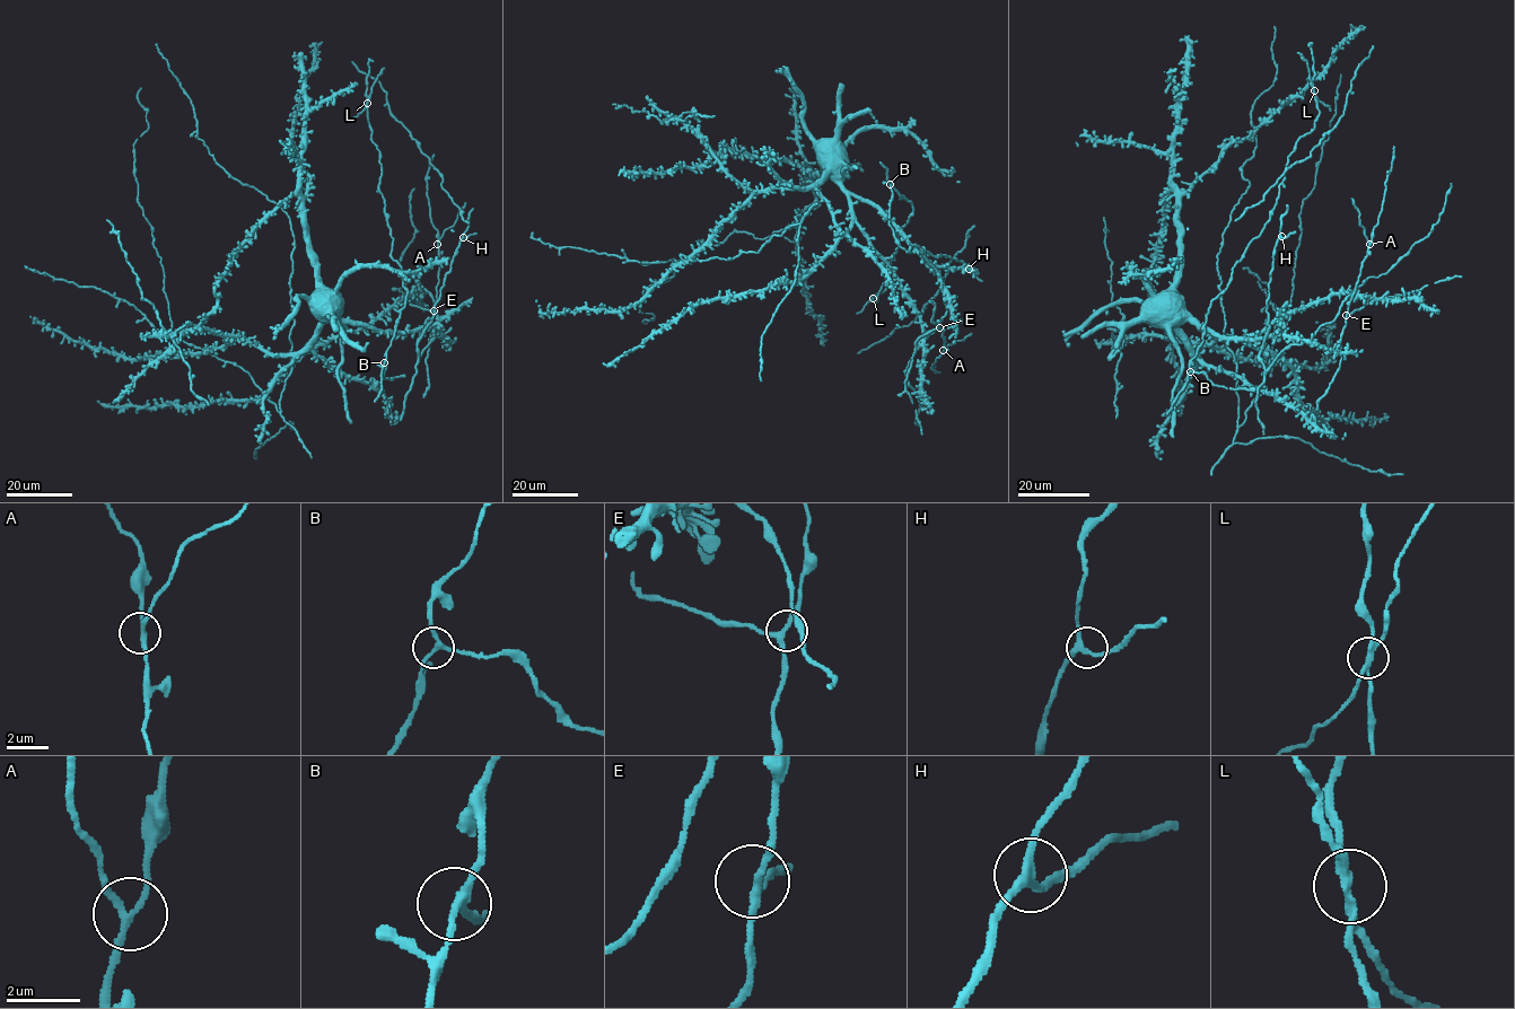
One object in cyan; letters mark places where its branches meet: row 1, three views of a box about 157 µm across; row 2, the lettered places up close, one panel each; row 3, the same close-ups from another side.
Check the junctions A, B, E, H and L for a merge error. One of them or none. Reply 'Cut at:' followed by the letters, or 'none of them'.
Cut at: L

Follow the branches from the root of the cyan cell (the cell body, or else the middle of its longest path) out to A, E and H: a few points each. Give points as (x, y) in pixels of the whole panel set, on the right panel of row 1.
A: (1155, 307), (1236, 338), (1332, 294), (1363, 295), (1369, 301), (1347, 315), (1369, 244)
E: (1155, 307), (1179, 308), (1207, 332), (1236, 338), (1260, 334), (1332, 294), (1369, 301), (1346, 315)
H: (1155, 307), (1220, 335), (1301, 340), (1267, 369), (1259, 351), (1269, 327), (1273, 249), (1281, 236)

